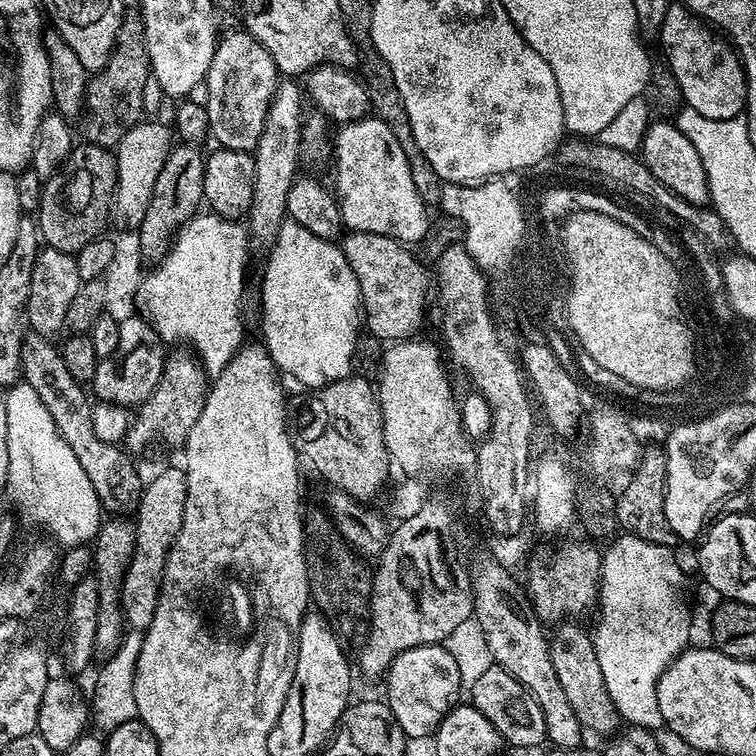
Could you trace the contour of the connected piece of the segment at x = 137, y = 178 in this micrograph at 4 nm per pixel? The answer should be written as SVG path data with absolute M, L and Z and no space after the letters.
M136 124L117 142L114 155L116 160L116 185L113 190L112 205L109 210L111 227L120 232L135 233L142 226L142 218L146 218L146 206L150 206L150 198L154 194L154 182L158 182L158 174L162 166L166 166L166 158L174 147L174 132L164 124Z

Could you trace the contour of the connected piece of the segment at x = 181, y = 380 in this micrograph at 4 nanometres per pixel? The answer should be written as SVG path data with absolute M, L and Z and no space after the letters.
M184 348L173 349L166 357L163 372L150 398L141 403L129 421L123 445L134 456L154 442L183 447L190 430L202 414L207 396L208 380L200 362Z

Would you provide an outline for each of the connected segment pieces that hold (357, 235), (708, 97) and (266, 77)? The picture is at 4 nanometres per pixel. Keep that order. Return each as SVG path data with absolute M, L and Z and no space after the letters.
M349 231L347 235L343 237L342 247L350 270L354 270L354 278L358 278L363 327L368 327L383 342L413 339L419 333L416 331L424 312L428 280L430 284L429 269L427 272L399 240L369 232Z
M670 4L658 40L664 43L671 79L679 88L679 99L685 105L698 110L704 118L712 119L733 119L745 111L748 83L736 49L700 17L693 16L685 4Z
M247 31L232 32L216 45L206 77L208 130L221 148L252 152L262 134L266 110L276 92L278 73L274 58Z

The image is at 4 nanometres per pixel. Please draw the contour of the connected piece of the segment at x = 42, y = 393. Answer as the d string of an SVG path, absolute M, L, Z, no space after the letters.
M29 331L21 339L20 371L23 383L34 386L34 391L38 393L38 398L42 398L46 410L50 410L50 418L54 418L54 426L58 434L62 434L62 442L66 442L66 446L74 450L78 462L82 462L82 470L86 470L90 486L94 486L94 494L101 509L108 514L135 513L140 504L140 496L144 492L145 481L140 480L139 470L132 465L133 459L120 444L107 444L94 434L93 401L89 393L70 374L70 370L66 370L66 362L60 356L60 348L52 343L51 339L39 336L33 331Z

